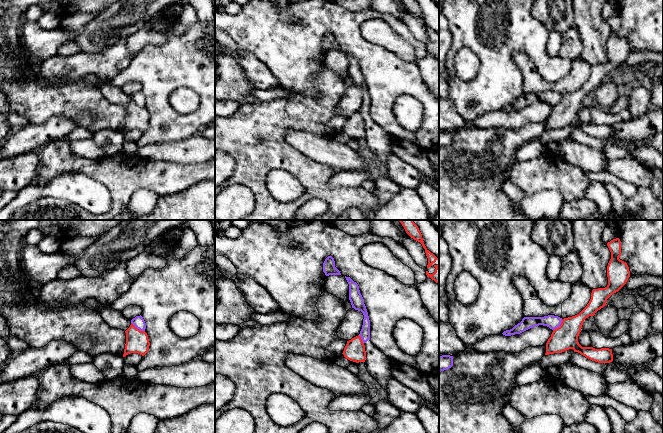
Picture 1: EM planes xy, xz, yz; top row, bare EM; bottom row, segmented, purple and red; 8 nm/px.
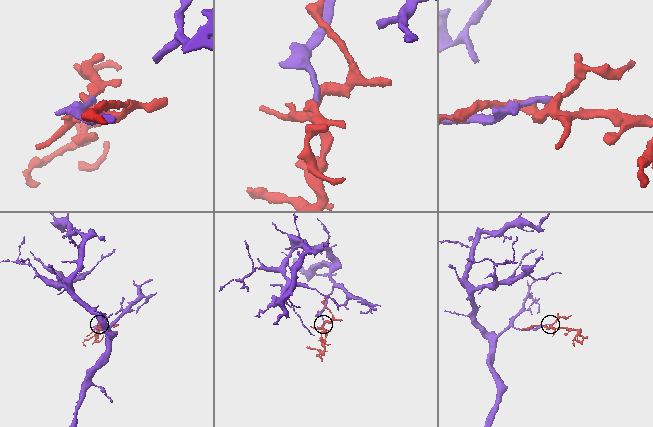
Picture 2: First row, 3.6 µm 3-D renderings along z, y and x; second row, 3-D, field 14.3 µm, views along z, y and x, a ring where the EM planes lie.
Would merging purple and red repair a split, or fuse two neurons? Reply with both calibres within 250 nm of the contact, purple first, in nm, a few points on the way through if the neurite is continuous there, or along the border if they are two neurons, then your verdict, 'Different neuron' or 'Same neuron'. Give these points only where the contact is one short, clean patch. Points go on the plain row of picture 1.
Thickness 110 nm (purple) against 200 nm. Different neuron

